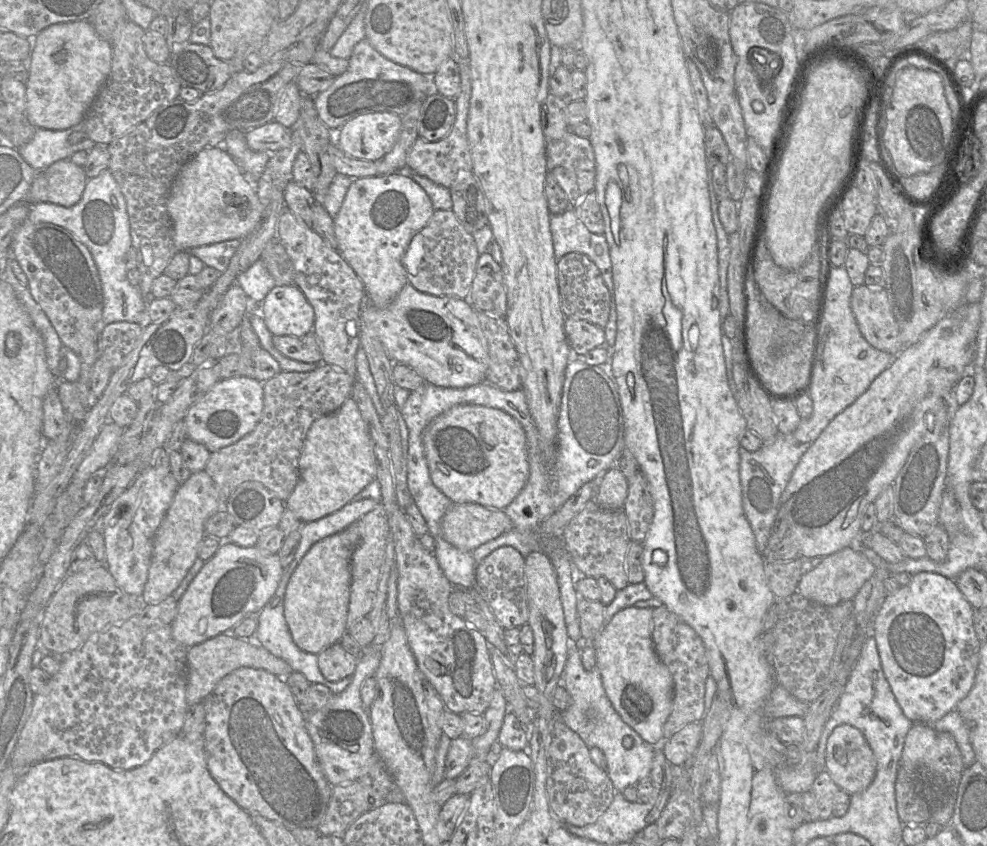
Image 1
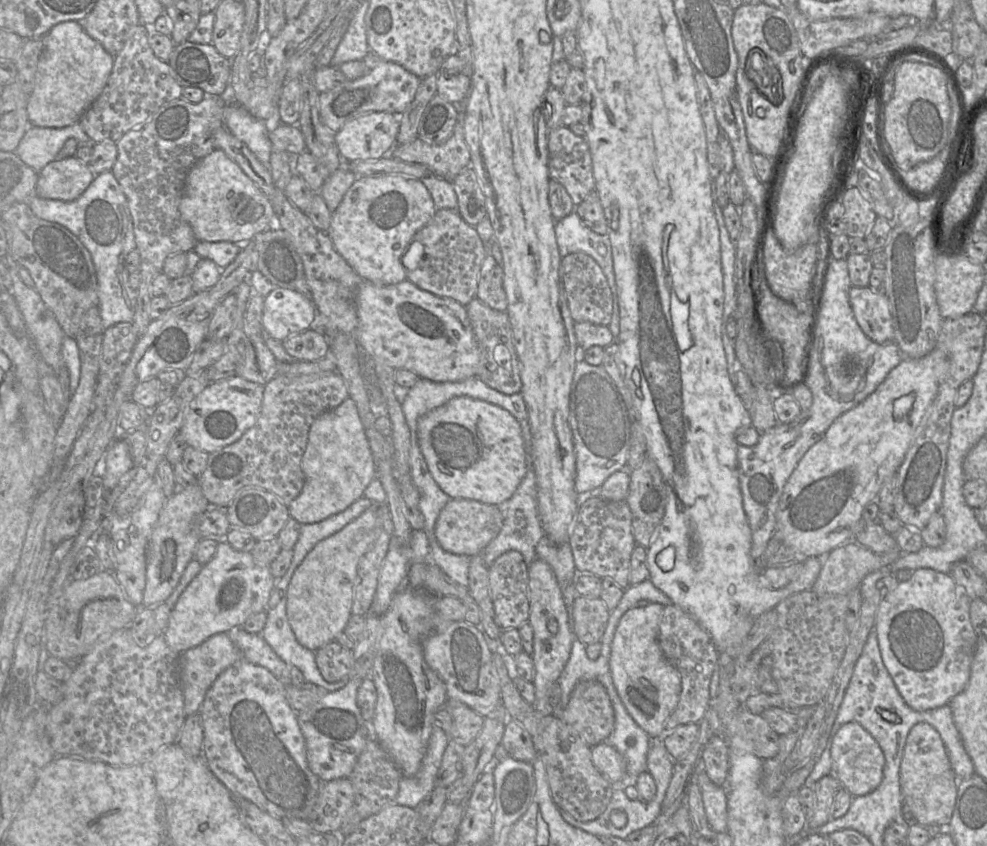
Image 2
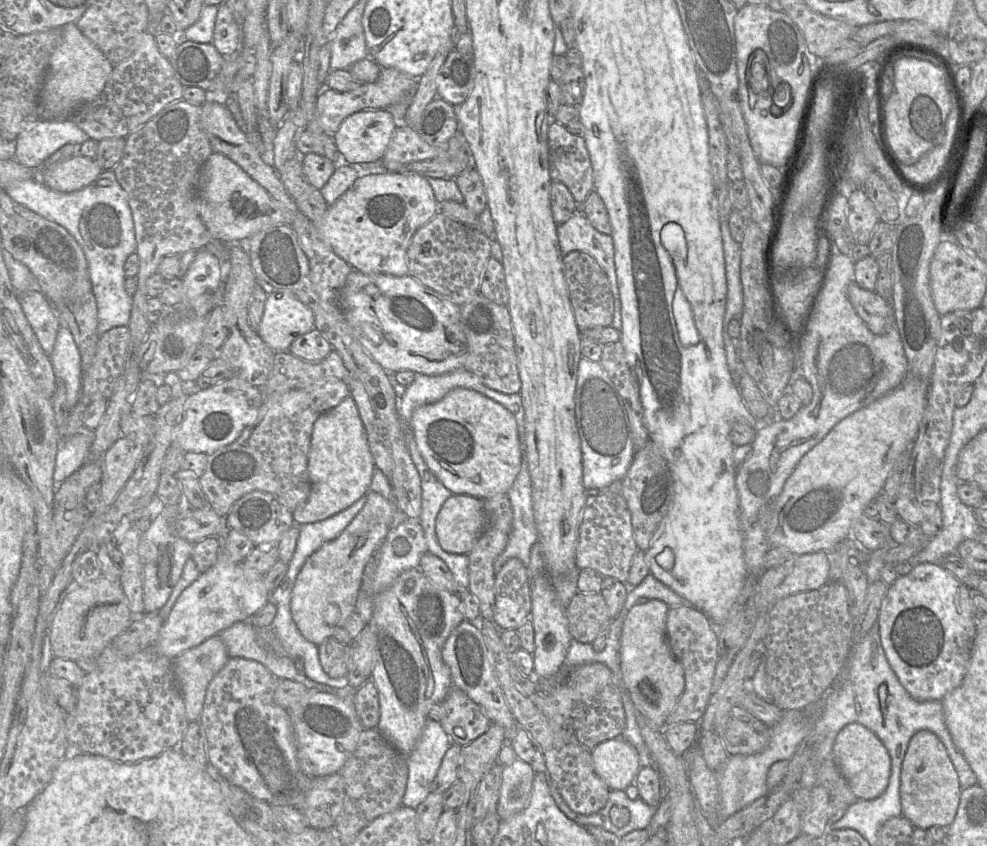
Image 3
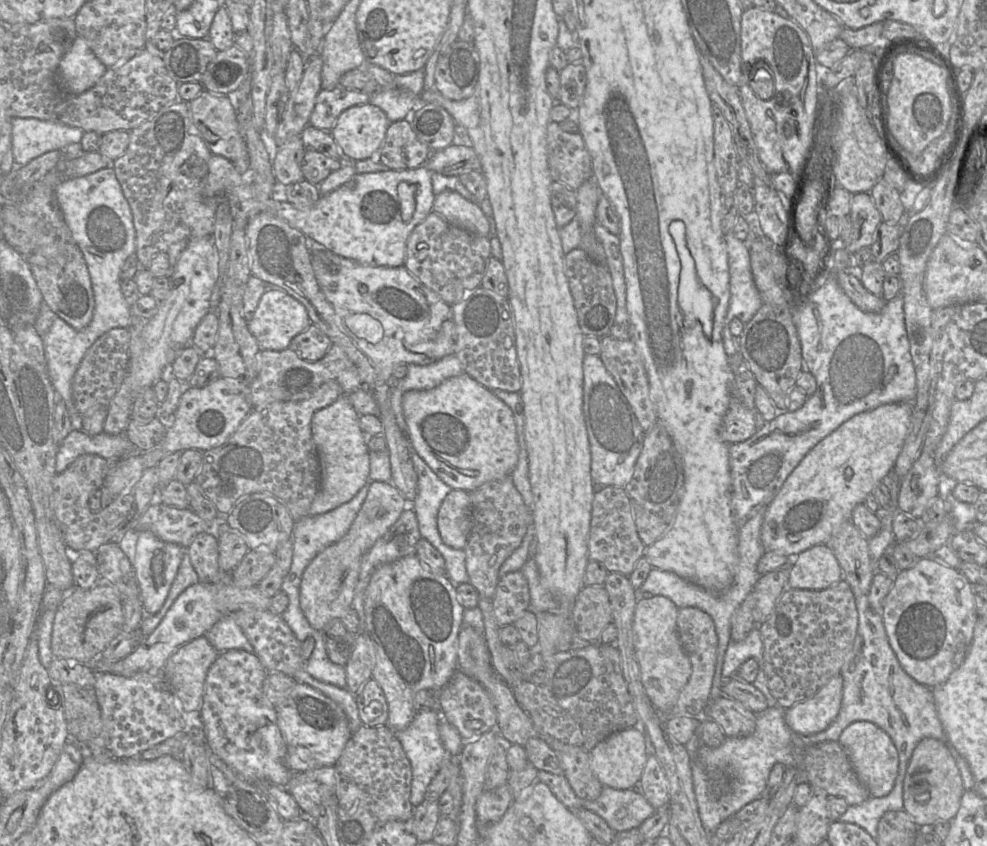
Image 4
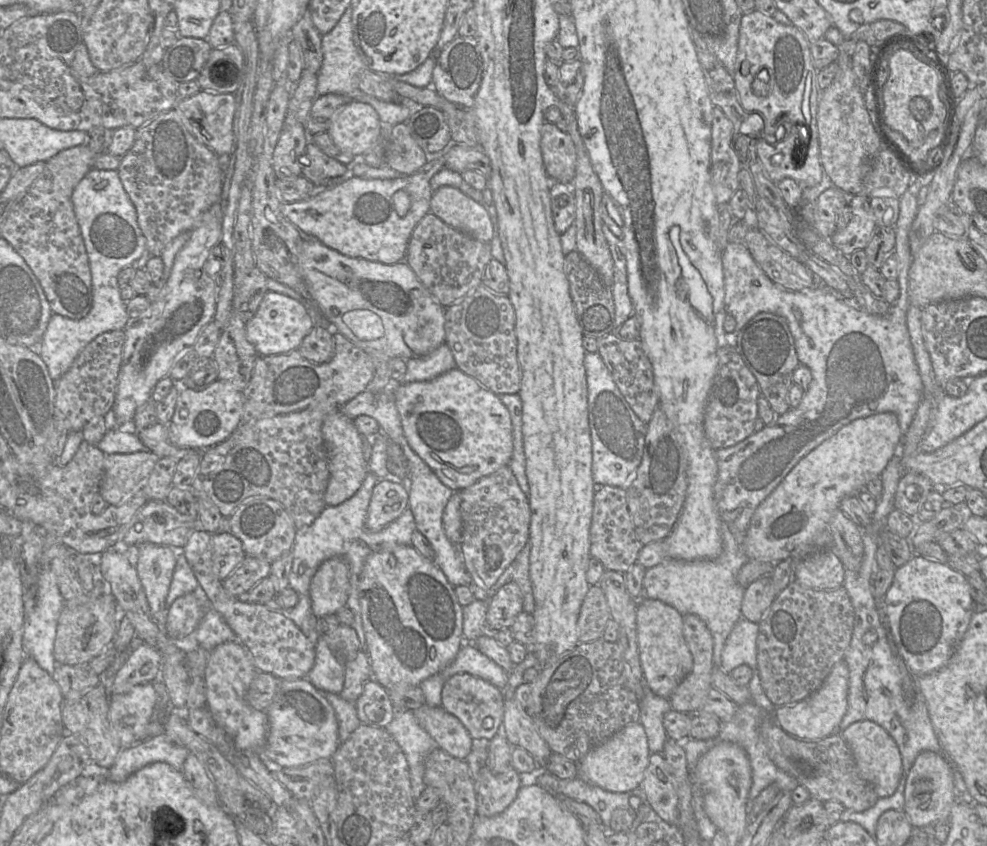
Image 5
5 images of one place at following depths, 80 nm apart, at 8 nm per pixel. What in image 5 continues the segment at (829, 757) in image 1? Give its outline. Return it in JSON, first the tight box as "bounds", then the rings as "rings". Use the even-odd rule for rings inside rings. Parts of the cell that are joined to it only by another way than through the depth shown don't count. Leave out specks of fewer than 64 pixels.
{"bounds":[841,720,902,798],"rings":[[[869,720],[852,723],[841,735],[853,753],[861,777],[873,785],[879,798],[892,796],[902,776],[902,759],[895,740],[880,725]]]}

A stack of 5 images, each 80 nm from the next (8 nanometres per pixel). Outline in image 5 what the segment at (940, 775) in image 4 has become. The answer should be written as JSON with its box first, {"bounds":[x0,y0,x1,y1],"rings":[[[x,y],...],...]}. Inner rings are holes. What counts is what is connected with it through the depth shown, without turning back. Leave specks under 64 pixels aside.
{"bounds":[904,751,957,827],"rings":[[[923,751],[915,759],[906,778],[904,813],[913,827],[934,825],[939,820],[949,819],[957,802],[953,769],[944,757],[932,751]]]}

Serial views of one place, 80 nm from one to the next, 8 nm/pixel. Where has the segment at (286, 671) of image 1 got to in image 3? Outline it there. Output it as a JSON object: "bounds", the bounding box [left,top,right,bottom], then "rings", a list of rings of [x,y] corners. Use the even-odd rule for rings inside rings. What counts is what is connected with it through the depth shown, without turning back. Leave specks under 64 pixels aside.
{"bounds":[173,634,229,722],"rings":[[[217,634],[200,645],[183,652],[173,660],[173,672],[182,693],[186,717],[189,722],[199,720],[207,688],[214,676],[226,665],[229,658],[223,640]]]}

